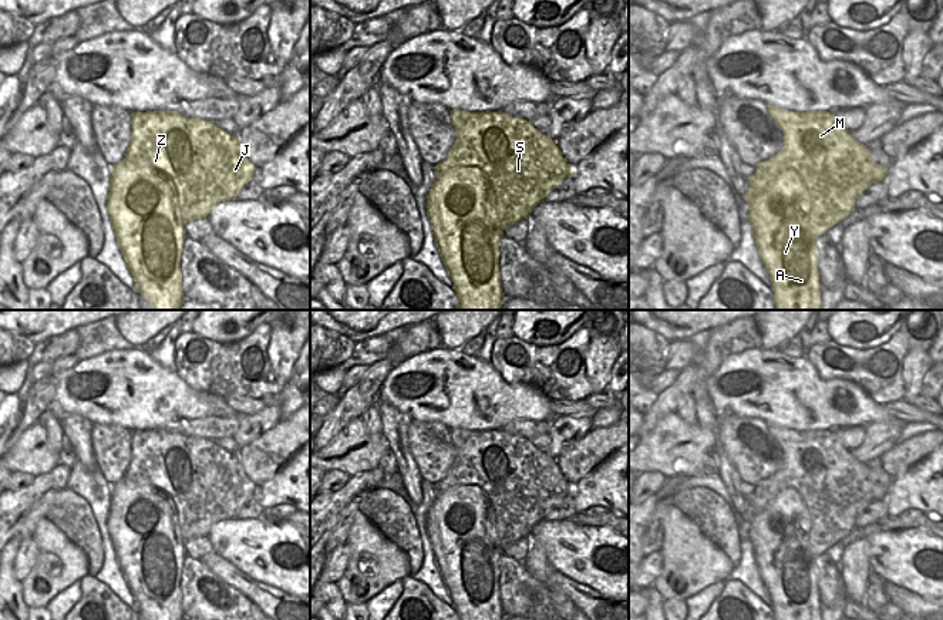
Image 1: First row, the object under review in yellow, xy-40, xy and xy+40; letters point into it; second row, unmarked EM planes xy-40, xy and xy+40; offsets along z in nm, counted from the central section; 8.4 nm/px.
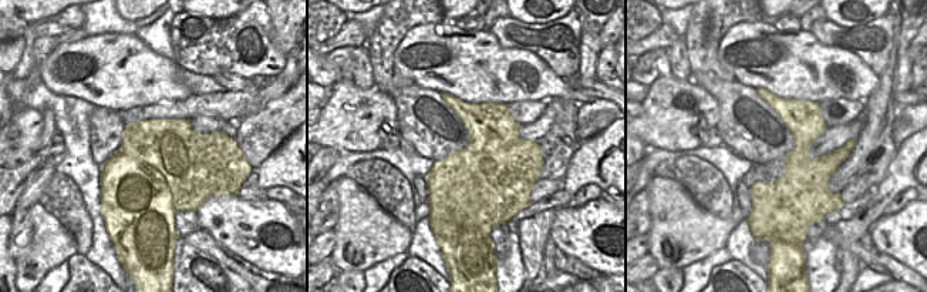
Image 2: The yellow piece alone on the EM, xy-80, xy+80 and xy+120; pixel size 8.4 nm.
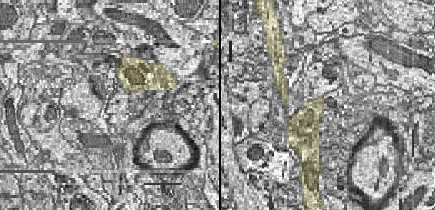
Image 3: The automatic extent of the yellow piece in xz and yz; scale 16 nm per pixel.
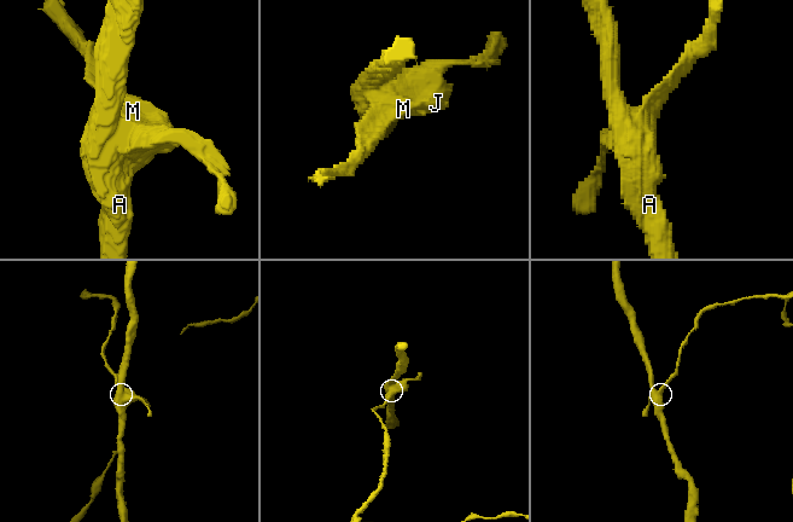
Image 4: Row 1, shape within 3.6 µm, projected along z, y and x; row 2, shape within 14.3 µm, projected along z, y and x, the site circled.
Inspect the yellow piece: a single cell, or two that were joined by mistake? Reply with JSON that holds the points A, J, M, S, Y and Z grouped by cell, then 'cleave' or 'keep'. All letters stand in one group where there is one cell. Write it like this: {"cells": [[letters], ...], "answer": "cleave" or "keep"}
{"cells": [["A", "Y"], ["J", "M", "S", "Z"]], "answer": "cleave"}

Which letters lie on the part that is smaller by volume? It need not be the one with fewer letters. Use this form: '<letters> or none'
J, M, S, Z

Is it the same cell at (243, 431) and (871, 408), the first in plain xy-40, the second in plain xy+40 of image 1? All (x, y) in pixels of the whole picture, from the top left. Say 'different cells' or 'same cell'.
different cells

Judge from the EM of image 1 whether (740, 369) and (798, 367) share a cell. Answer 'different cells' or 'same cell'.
same cell

